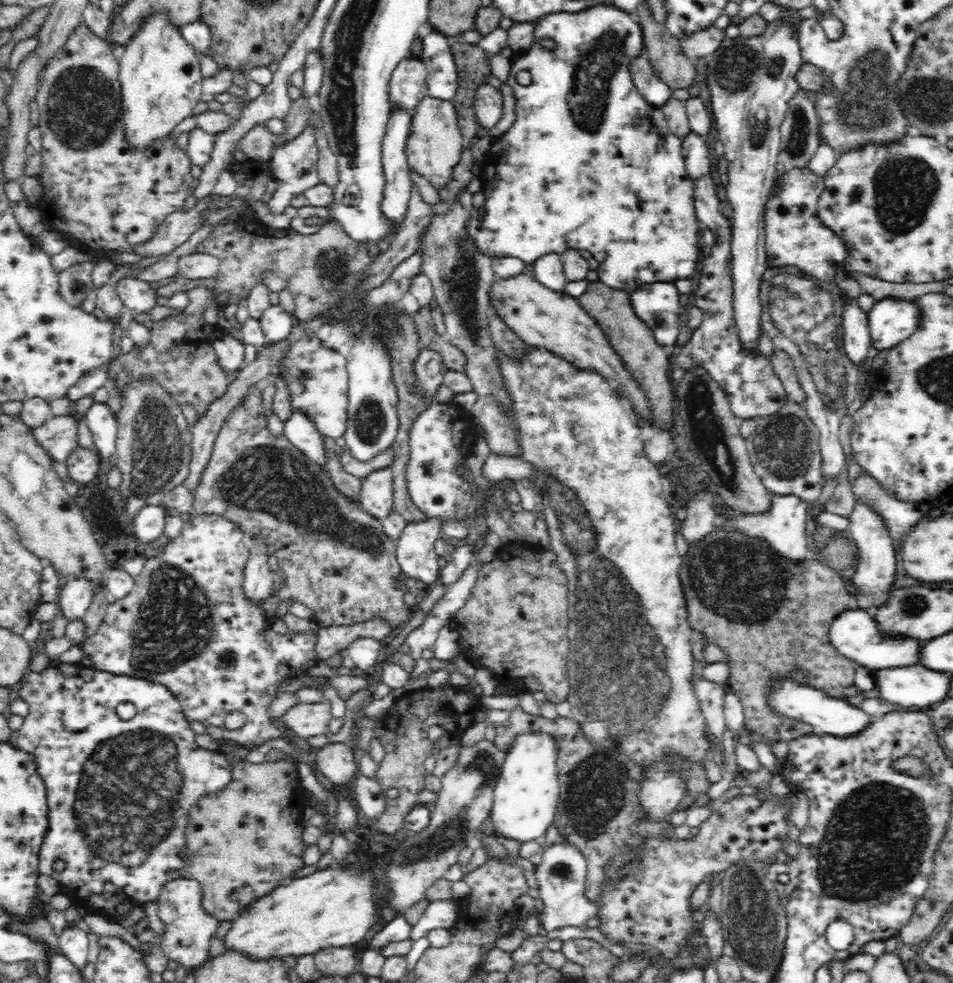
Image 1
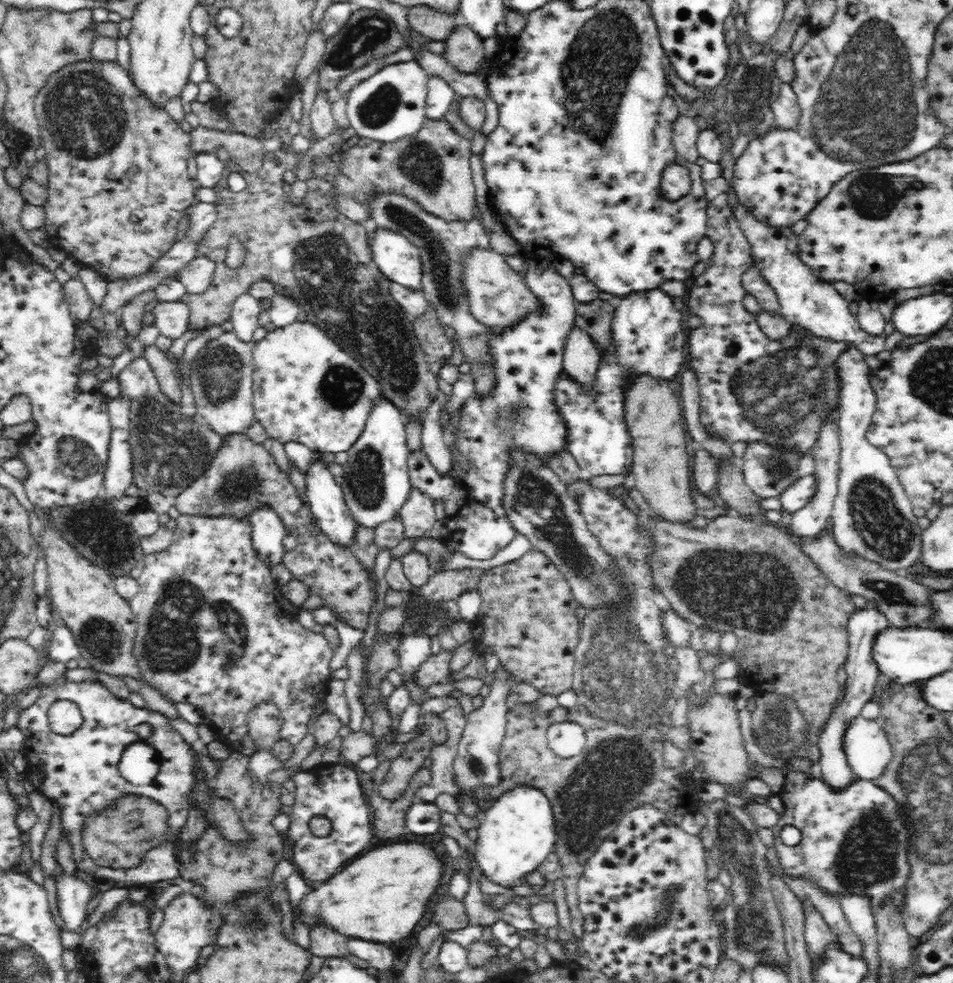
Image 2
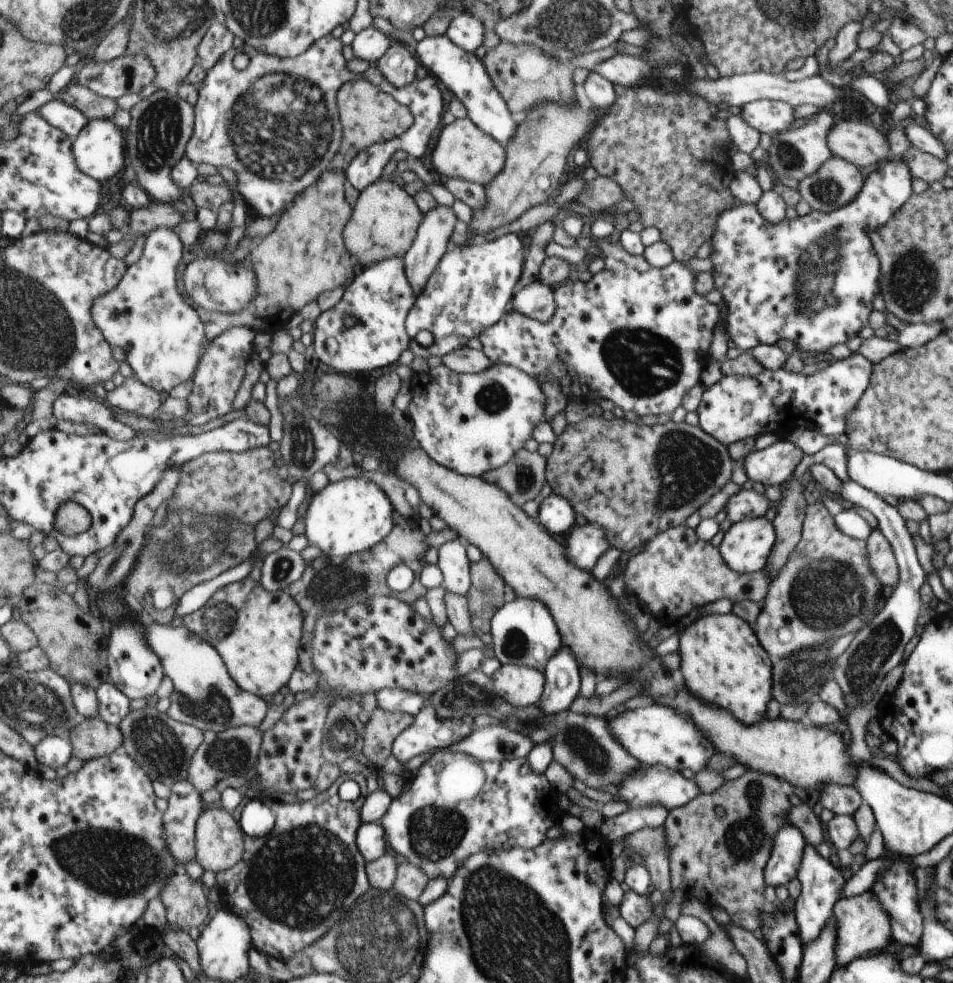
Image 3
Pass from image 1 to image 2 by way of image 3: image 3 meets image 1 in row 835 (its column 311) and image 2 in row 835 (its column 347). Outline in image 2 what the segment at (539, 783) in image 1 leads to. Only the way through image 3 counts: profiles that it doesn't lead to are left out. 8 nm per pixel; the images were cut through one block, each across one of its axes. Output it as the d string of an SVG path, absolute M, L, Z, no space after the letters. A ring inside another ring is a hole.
M518 782L511 789L502 791L496 800L485 810L484 818L480 818L478 838L476 838L476 859L482 865L482 874L491 881L501 884L504 888L510 885L513 888L520 885L519 879L537 870L544 858L554 852L557 838L557 828L555 827L555 814L552 801L538 785L534 782Z

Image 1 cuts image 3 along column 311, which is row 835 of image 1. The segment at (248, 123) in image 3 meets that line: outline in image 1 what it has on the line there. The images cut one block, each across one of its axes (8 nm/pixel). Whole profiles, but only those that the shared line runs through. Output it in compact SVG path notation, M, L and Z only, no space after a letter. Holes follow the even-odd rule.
M56 662L46 667L41 672L31 672L24 676L24 682L18 690L20 698L29 704L30 713L26 716L24 724L10 735L10 742L18 748L33 752L39 763L38 771L42 773L48 787L47 802L50 807L51 834L46 836L46 842L40 850L39 871L40 874L52 876L58 880L64 894L75 901L75 908L84 914L96 914L103 917L112 917L112 920L128 920L132 916L132 910L147 902L156 903L162 888L166 886L170 876L169 870L185 870L190 862L188 855L187 831L191 826L191 812L204 798L216 796L222 790L229 788L234 780L233 763L225 758L223 751L208 751L200 748L196 743L196 732L190 728L189 719L184 715L182 704L173 694L166 683L155 682L148 678L139 678L138 675L114 674L106 671L92 669L79 662L74 665ZM120 702L132 702L137 709L137 714L132 720L123 721L116 714L116 706ZM62 858L66 862L65 869L61 872L54 870L54 860Z

